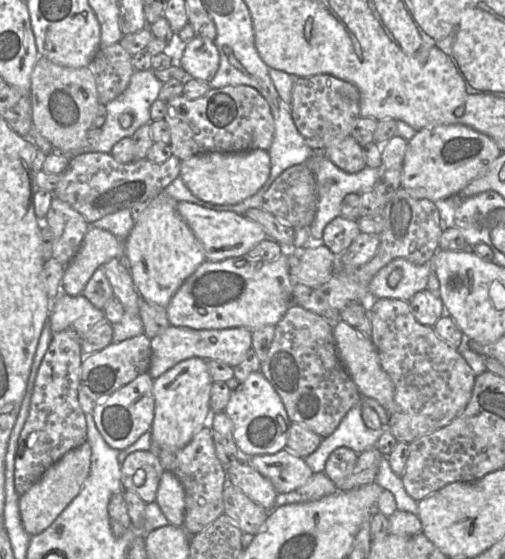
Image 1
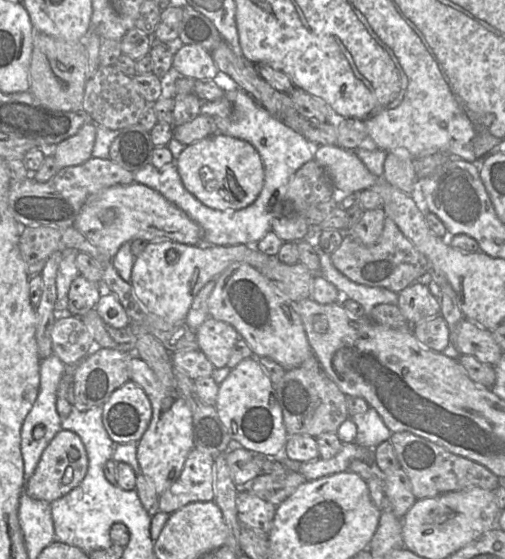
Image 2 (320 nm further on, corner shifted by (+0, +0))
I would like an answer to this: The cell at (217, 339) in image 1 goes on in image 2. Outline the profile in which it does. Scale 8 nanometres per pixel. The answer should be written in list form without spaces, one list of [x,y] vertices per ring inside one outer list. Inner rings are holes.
[[[208,317],[195,331],[199,350],[218,369],[227,366],[232,350],[240,338],[237,330],[227,322]]]

